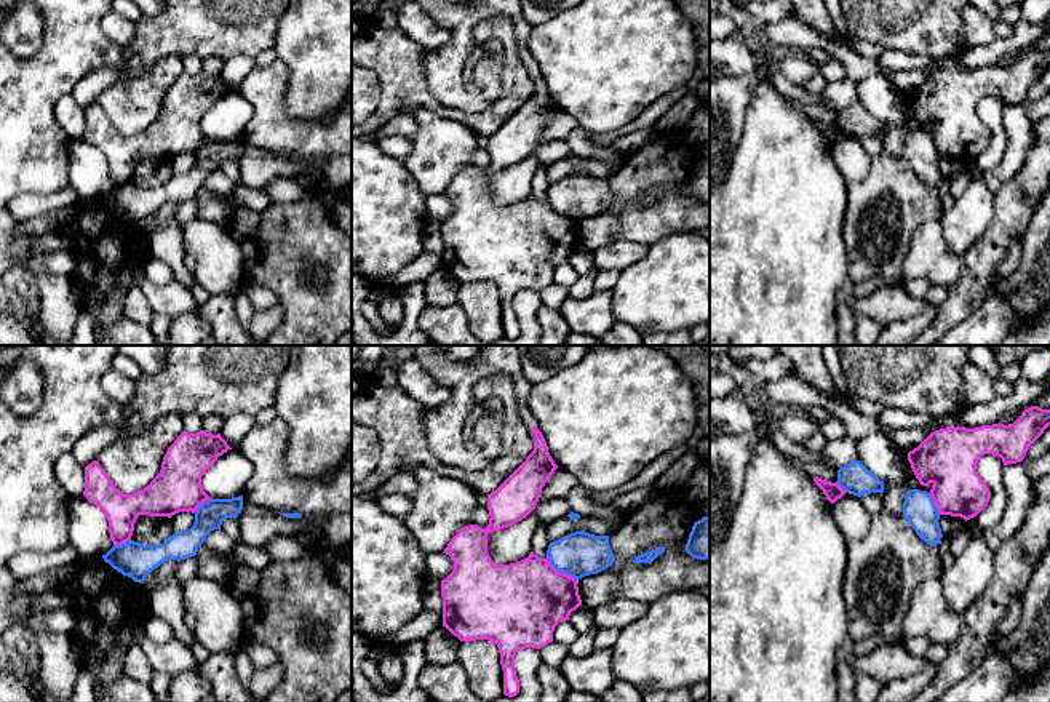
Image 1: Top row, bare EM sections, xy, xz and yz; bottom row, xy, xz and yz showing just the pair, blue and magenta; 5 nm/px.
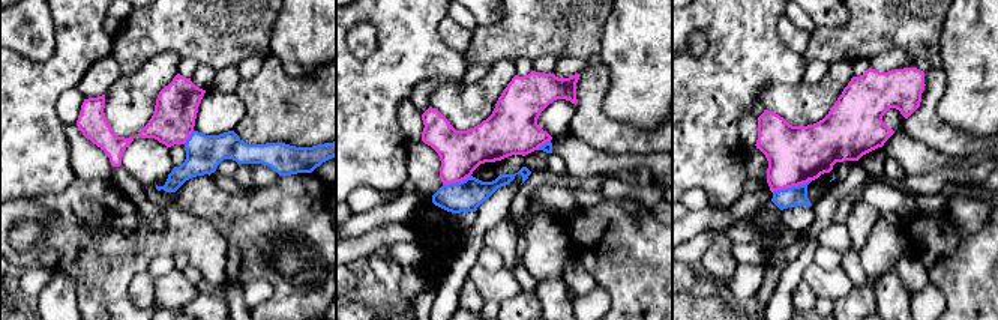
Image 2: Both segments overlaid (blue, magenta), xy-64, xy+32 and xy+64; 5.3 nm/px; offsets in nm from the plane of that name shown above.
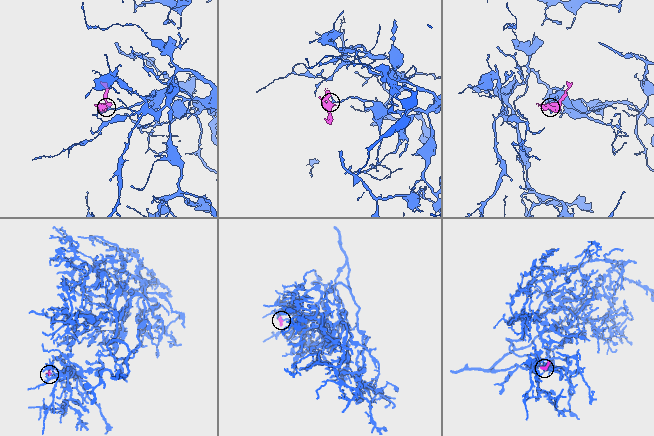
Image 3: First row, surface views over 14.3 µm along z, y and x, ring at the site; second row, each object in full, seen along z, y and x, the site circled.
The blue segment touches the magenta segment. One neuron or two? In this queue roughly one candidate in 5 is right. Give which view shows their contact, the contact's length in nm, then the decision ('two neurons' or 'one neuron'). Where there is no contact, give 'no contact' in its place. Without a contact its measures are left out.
contact in xz; length 200 nm; two neurons

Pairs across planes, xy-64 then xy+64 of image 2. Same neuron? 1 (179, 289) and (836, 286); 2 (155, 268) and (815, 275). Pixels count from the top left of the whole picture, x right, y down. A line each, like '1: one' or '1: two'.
1: one
2: two

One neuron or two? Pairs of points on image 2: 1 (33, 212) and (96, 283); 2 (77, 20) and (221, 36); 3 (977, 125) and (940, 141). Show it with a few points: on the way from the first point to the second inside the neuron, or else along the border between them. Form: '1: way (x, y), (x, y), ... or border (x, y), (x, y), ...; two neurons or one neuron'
1: way (57, 208), (96, 247), (96, 259); one neuron
2: border (113, 38), (113, 51), (110, 54); two neurons
3: border (937, 108), (937, 113), (947, 123), (982, 137); two neurons

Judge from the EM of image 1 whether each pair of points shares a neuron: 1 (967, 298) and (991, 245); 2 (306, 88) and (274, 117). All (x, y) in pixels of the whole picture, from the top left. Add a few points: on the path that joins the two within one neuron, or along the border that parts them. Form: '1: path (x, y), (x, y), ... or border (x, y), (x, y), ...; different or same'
1: path (974, 285), (982, 258); same
2: border (286, 67), (285, 109), (294, 117), (320, 120); different

